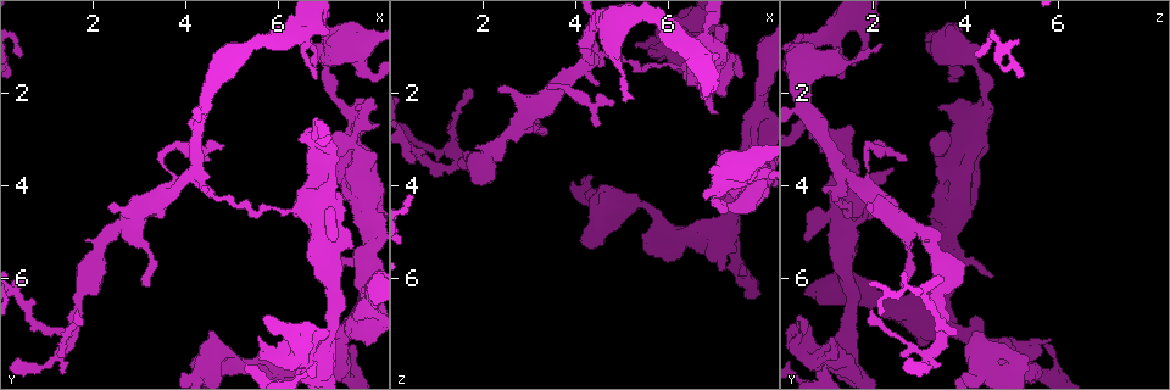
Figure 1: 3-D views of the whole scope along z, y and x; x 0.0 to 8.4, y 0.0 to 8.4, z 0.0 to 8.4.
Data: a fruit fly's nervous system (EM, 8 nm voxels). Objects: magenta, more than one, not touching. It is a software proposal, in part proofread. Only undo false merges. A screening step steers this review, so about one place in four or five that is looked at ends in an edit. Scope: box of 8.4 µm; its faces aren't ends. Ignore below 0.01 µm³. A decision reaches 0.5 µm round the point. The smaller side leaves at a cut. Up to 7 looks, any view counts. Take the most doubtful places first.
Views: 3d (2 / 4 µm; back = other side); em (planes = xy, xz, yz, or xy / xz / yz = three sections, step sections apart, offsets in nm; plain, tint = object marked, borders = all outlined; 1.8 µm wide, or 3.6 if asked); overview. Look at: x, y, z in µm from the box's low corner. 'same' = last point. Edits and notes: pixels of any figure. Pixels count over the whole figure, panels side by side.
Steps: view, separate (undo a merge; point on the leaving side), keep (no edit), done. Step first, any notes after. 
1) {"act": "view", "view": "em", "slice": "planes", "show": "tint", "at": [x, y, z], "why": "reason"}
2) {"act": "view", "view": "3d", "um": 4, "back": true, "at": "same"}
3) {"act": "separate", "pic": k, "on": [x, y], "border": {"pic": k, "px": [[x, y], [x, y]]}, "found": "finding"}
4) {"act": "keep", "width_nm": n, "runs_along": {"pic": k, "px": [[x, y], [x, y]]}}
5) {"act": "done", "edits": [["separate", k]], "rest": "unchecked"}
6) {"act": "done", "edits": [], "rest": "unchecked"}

{"act": "view", "view": "em", "slice": "planes", "show": "plain", "at": [5.55, 7.80, 4.45], "why": "sharp bend"}

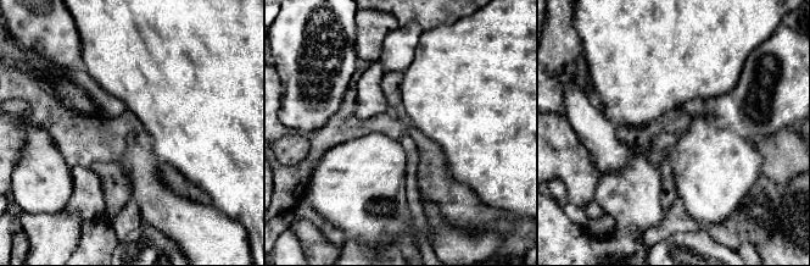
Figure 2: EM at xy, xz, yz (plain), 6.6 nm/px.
{"act": "view", "view": "em", "slice": "planes", "show": "tint", "at": "same"}

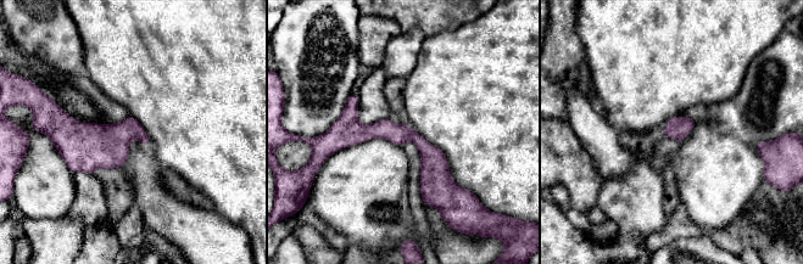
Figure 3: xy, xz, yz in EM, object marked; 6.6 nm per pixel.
{"act": "keep", "found": "one neuron here"}

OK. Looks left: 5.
{"act": "view", "view": "em", "slice": "planes", "show": "tint", "at": [7.65, 3.15, 3.55], "why": "sharp bend"}

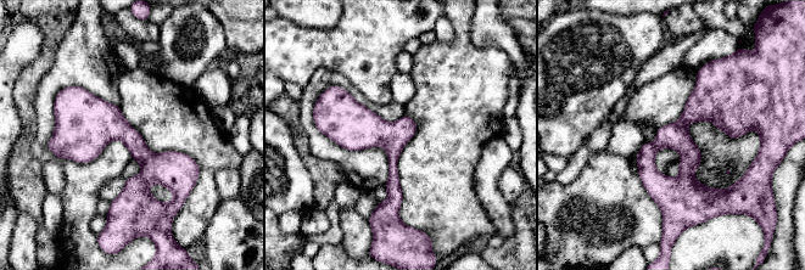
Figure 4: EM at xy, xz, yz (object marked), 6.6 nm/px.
{"act": "keep", "width_nm": 170, "found": "continuous, no second neuron"}

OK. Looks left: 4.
{"act": "view", "view": "3d", "um": 4, "at": [7.05, 1.50, 4.25], "why": "sudden change in width"}

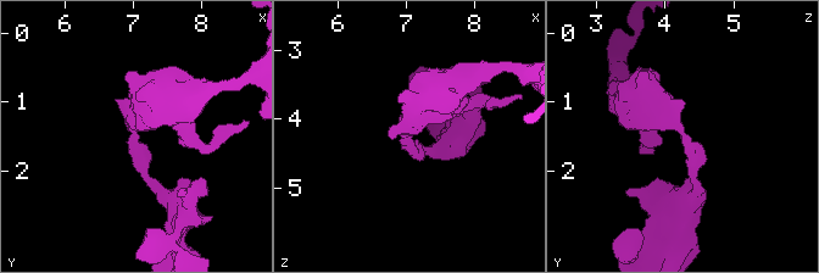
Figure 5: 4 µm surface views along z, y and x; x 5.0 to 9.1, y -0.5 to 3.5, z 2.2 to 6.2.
{"act": "view", "view": "em", "slice": "xz", "step": 4, "show": "tint", "at": [7.00, 1.50, 4.30], "arm_widths_nm": [170, 400], "why": "shape alone is not enough"}

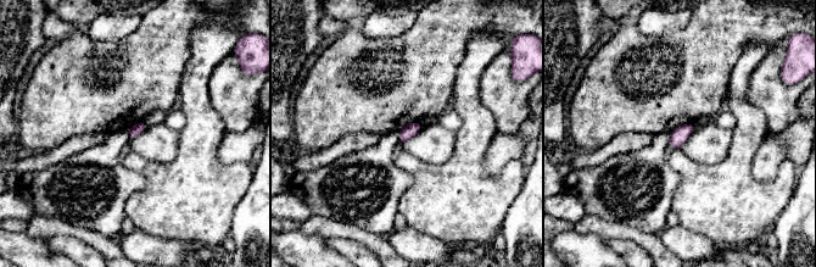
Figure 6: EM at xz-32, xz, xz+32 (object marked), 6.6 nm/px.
{"act": "view", "view": "em", "slice": "planes", "show": "tint", "at": "same", "why": "cut it another way"}

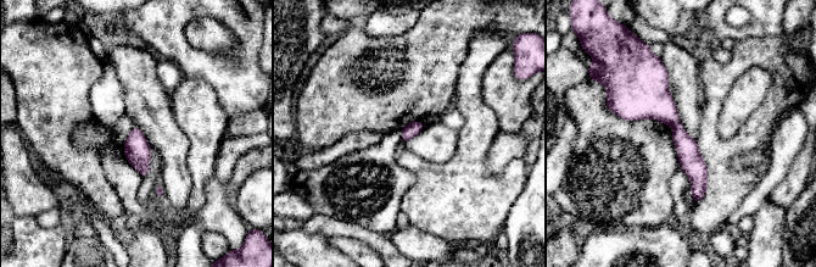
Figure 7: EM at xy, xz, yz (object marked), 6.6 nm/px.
{"act": "separate", "pic": 7, "on": [649, 96], "border": {"pic": 7, "px": [[678, 122], [671, 126]]}, "found": "two neurons meet here"}

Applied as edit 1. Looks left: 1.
{"act": "done", "edits": [["separate", 7]], "rest": "unchecked"}

